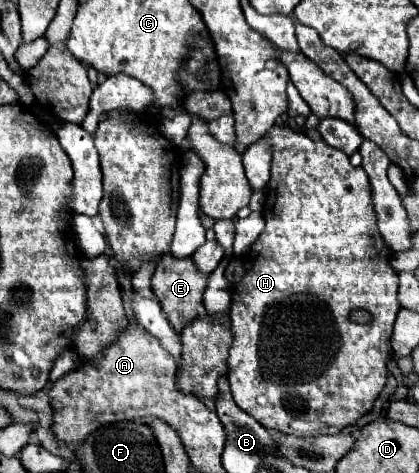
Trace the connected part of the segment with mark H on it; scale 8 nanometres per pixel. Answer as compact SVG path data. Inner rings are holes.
M272 127L266 137L272 145L272 177L266 185L266 203L264 203L264 219L266 227L262 235L252 245L250 253L244 257L244 277L232 285L232 307L230 307L230 329L232 329L232 347L228 355L228 381L234 395L234 401L240 409L260 421L266 429L290 433L290 435L334 435L344 427L354 425L362 415L366 415L380 391L386 385L388 377L388 359L392 355L390 339L396 315L400 311L398 303L398 273L390 265L390 247L384 243L378 227L376 227L376 211L372 207L372 187L368 183L368 175L362 167L352 167L346 153L330 147L324 141L312 141L300 131L292 131L288 127ZM354 311L370 313L370 321L356 323L352 319Z

